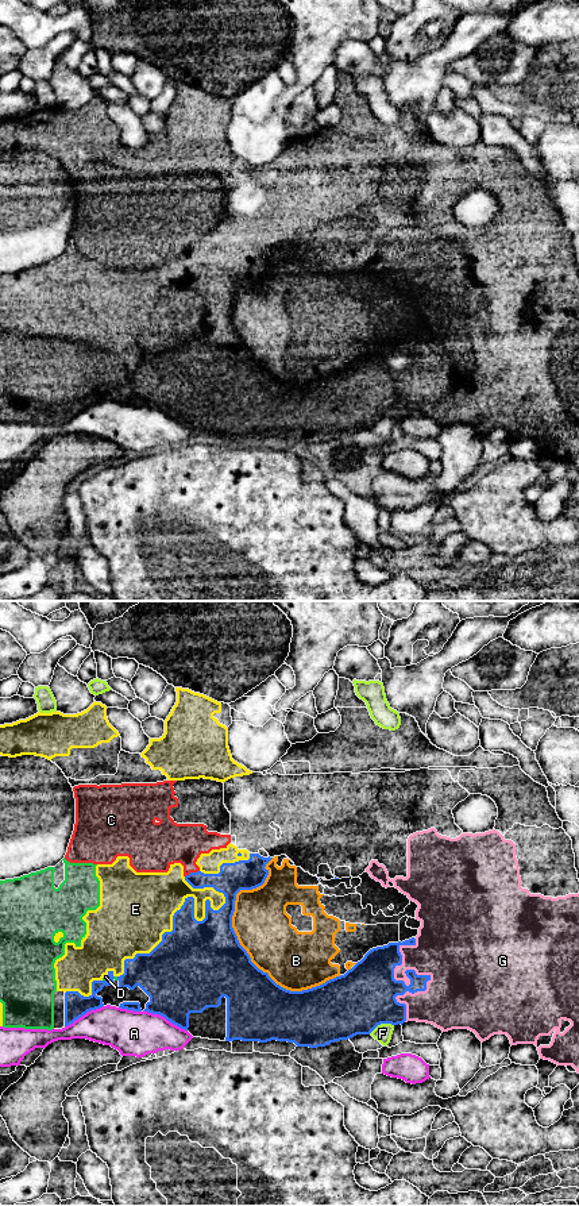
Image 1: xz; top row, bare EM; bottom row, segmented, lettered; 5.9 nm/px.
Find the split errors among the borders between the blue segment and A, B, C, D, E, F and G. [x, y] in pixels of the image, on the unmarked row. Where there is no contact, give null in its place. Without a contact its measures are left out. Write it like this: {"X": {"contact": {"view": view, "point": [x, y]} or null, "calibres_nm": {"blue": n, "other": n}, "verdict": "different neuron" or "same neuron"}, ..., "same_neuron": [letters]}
{"A": {"contact": {"view": "xz", "point": [165, 412]}, "calibres_nm": {"blue": 440, "other": 280}, "verdict": "different neuron"}, "B": {"contact": {"view": "xz", "point": [242, 342]}, "calibres_nm": {"blue": 480, "other": 340}, "verdict": "different neuron"}, "C": {"contact": {"view": "xz", "point": [192, 268]}, "calibres_nm": {"blue": 180, "other": 260}, "verdict": "same neuron"}, "D": {"contact": {"view": "xz", "point": [107, 374]}, "calibres_nm": {"blue": 140, "other": 30}, "verdict": "same neuron"}, "E": {"contact": {"view": "xz", "point": [181, 303]}, "calibres_nm": {"blue": 320, "other": 420}, "verdict": "same neuron"}, "F": {"contact": {"view": "xz", "point": [381, 417]}, "calibres_nm": {"blue": 380, "other": 100}, "verdict": "different neuron"}, "G": {"contact": {"view": "xz", "point": [413, 365]}, "calibres_nm": {"blue": 260, "other": 400}, "verdict": "same neuron"}, "same_neuron": ["C", "D", "E", "G"]}

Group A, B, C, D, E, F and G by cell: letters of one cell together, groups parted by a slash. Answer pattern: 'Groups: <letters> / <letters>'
Groups: A / B / C D E G / F

